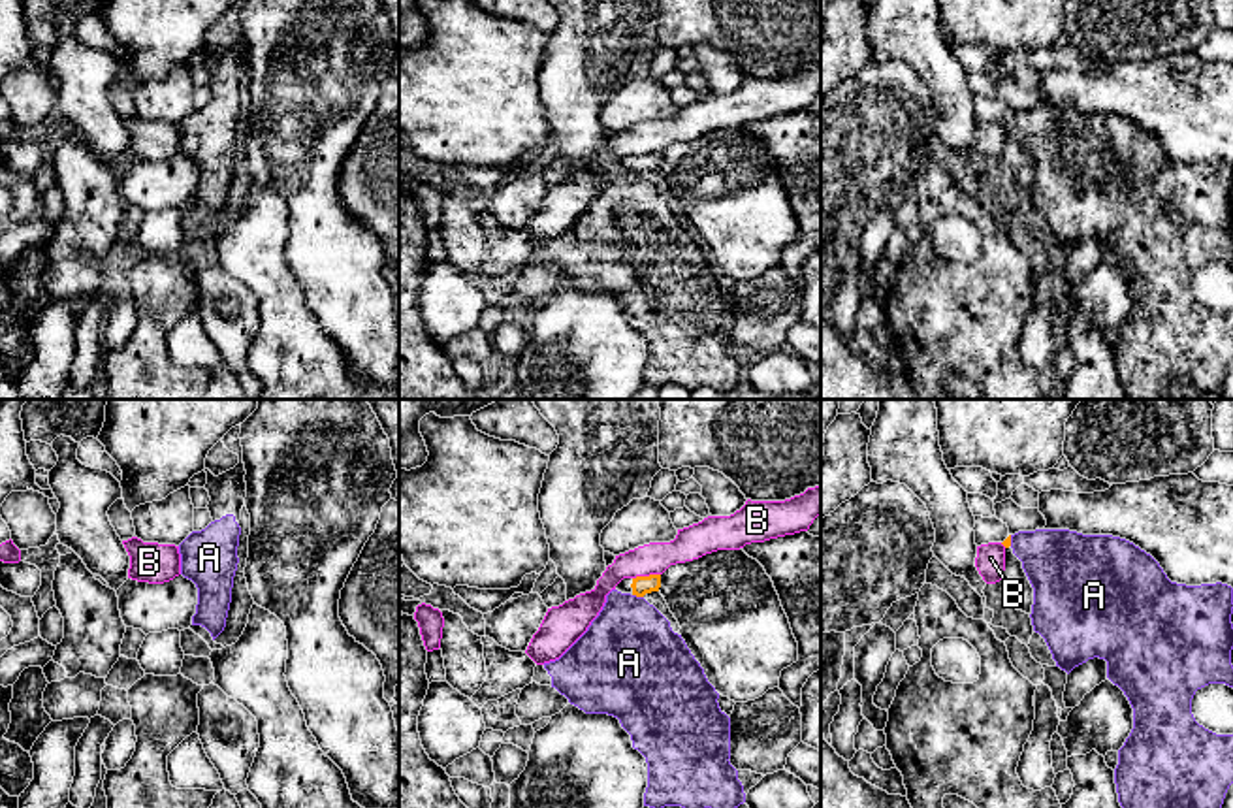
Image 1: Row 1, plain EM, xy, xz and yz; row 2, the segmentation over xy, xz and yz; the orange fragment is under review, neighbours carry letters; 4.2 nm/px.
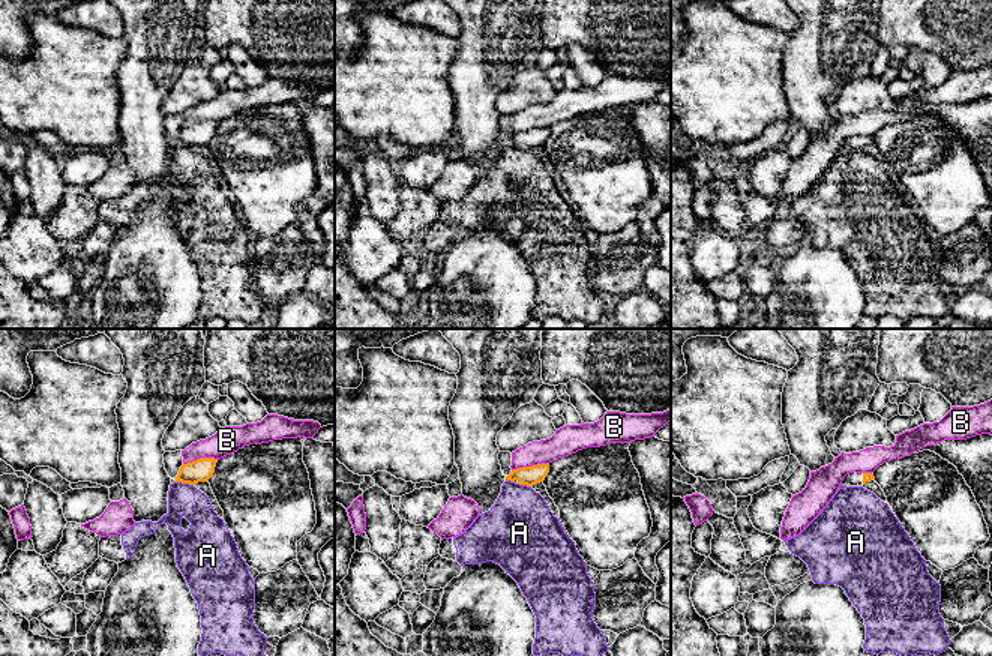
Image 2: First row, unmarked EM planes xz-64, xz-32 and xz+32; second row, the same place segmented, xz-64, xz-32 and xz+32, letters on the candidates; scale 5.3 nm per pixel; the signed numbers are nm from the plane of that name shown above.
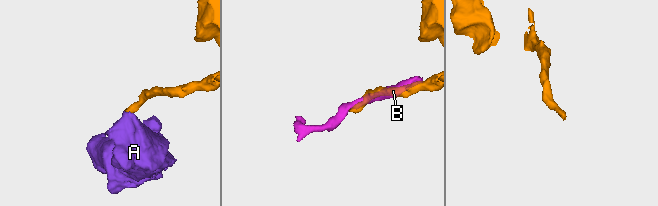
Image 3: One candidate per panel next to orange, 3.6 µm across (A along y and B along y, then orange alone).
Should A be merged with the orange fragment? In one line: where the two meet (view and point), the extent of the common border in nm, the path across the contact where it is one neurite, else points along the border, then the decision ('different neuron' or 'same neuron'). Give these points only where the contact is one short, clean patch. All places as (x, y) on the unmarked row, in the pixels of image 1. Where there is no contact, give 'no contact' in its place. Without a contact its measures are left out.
xz (639, 174) | 50 nm | along xz (633, 172), (642, 176) | different neuron

